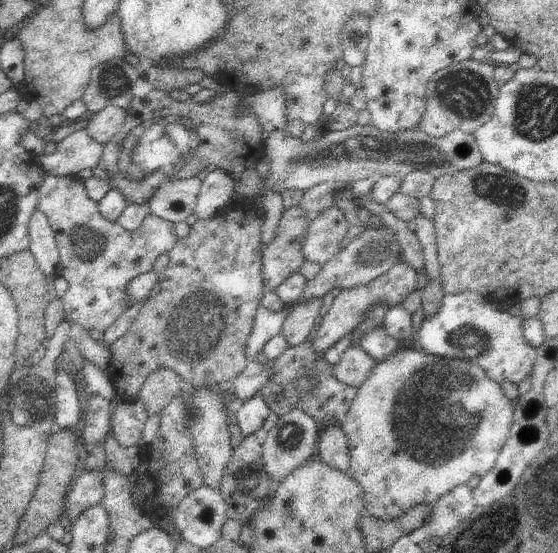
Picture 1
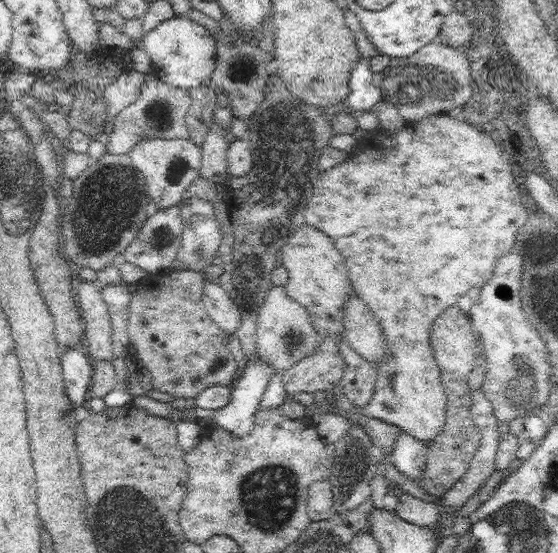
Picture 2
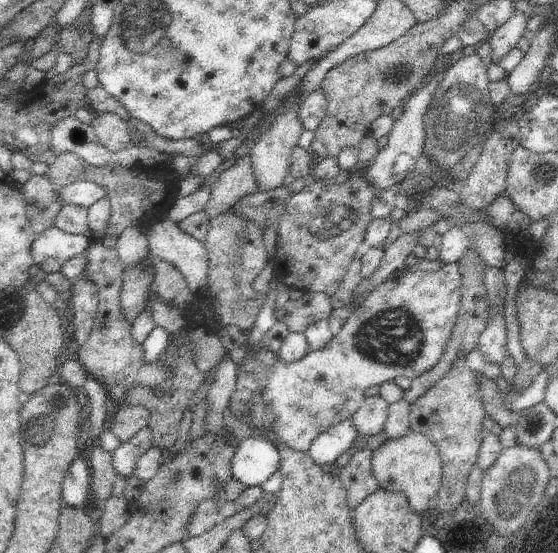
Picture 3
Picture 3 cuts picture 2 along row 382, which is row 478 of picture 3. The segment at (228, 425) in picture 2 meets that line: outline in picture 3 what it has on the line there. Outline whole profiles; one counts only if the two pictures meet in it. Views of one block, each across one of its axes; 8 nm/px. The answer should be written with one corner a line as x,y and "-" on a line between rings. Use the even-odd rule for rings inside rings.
266,436
245,438
232,458
232,477
246,487
261,486
281,467
277,444

